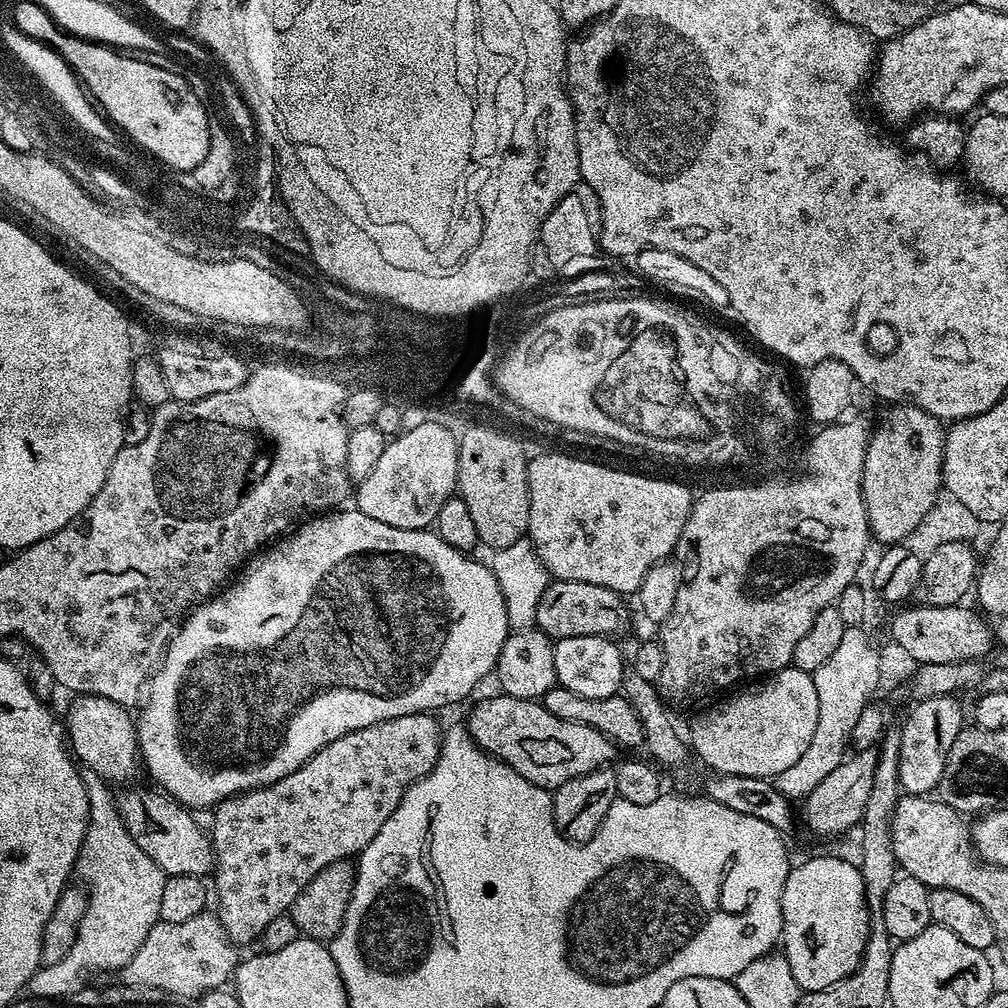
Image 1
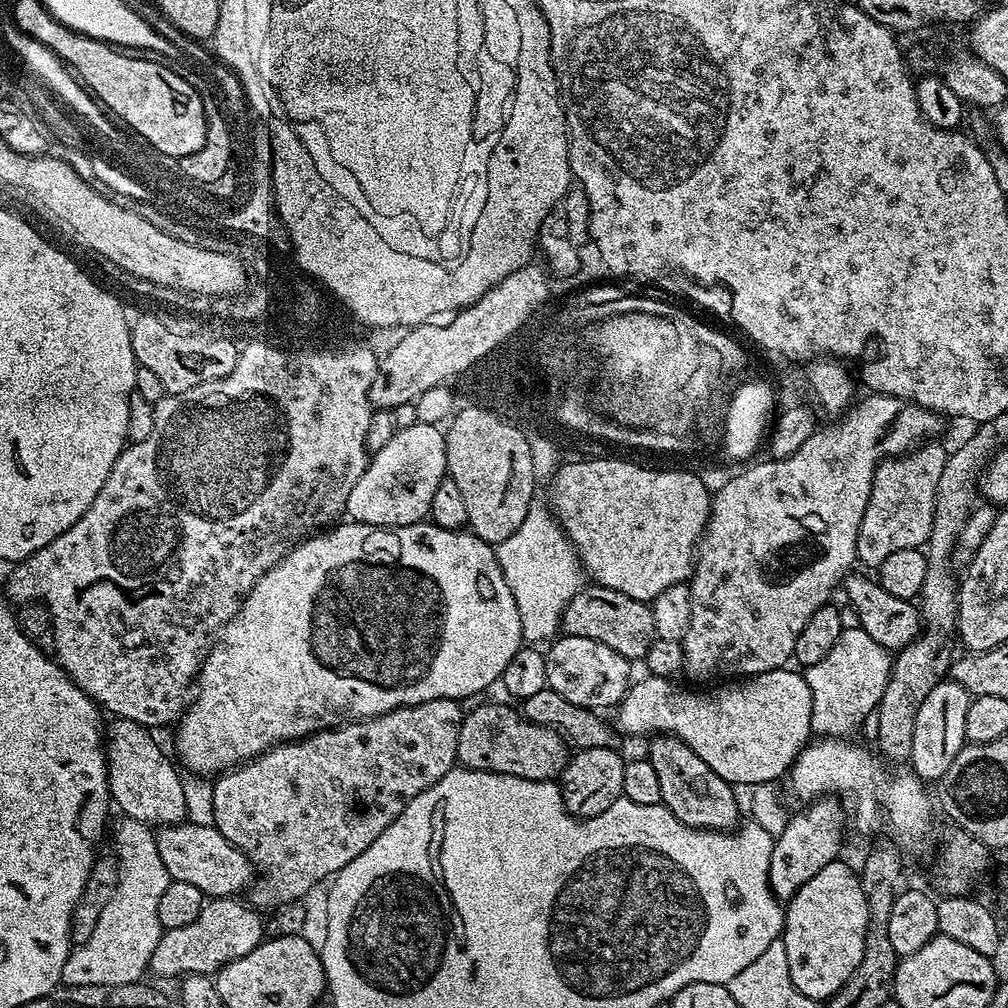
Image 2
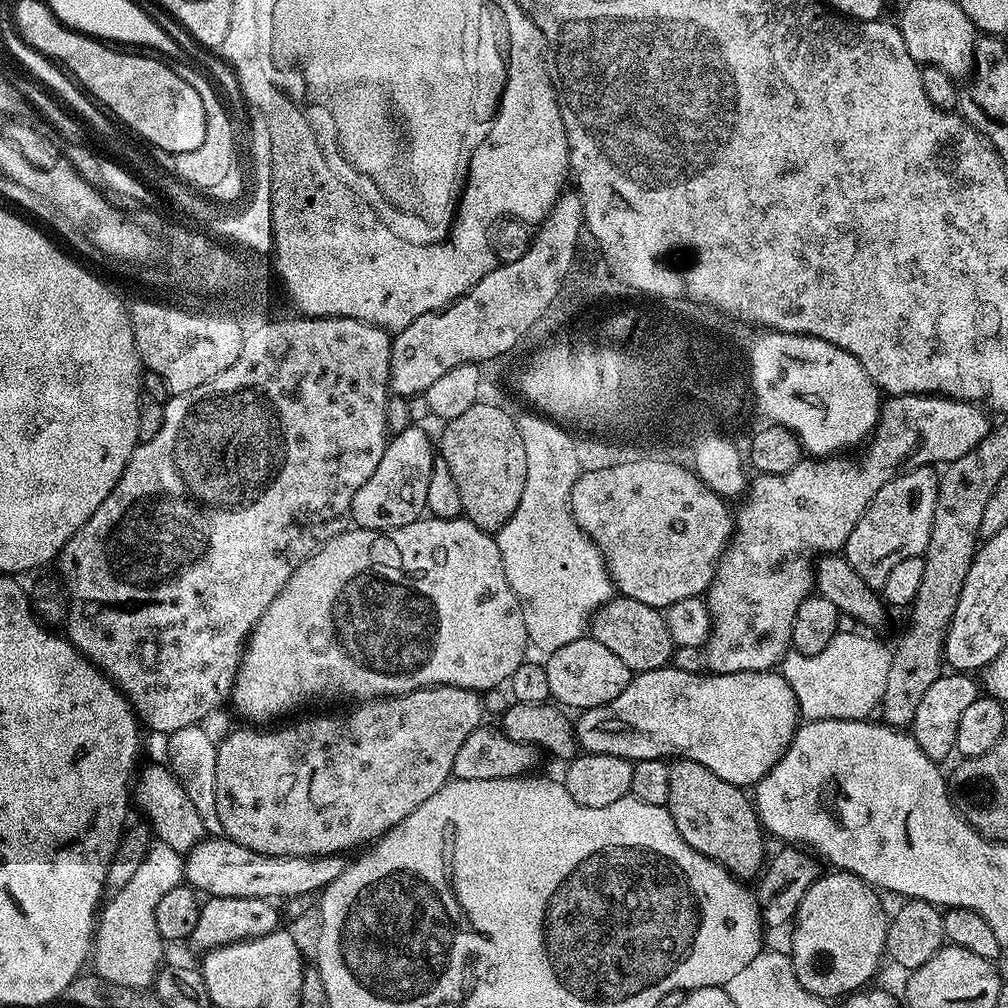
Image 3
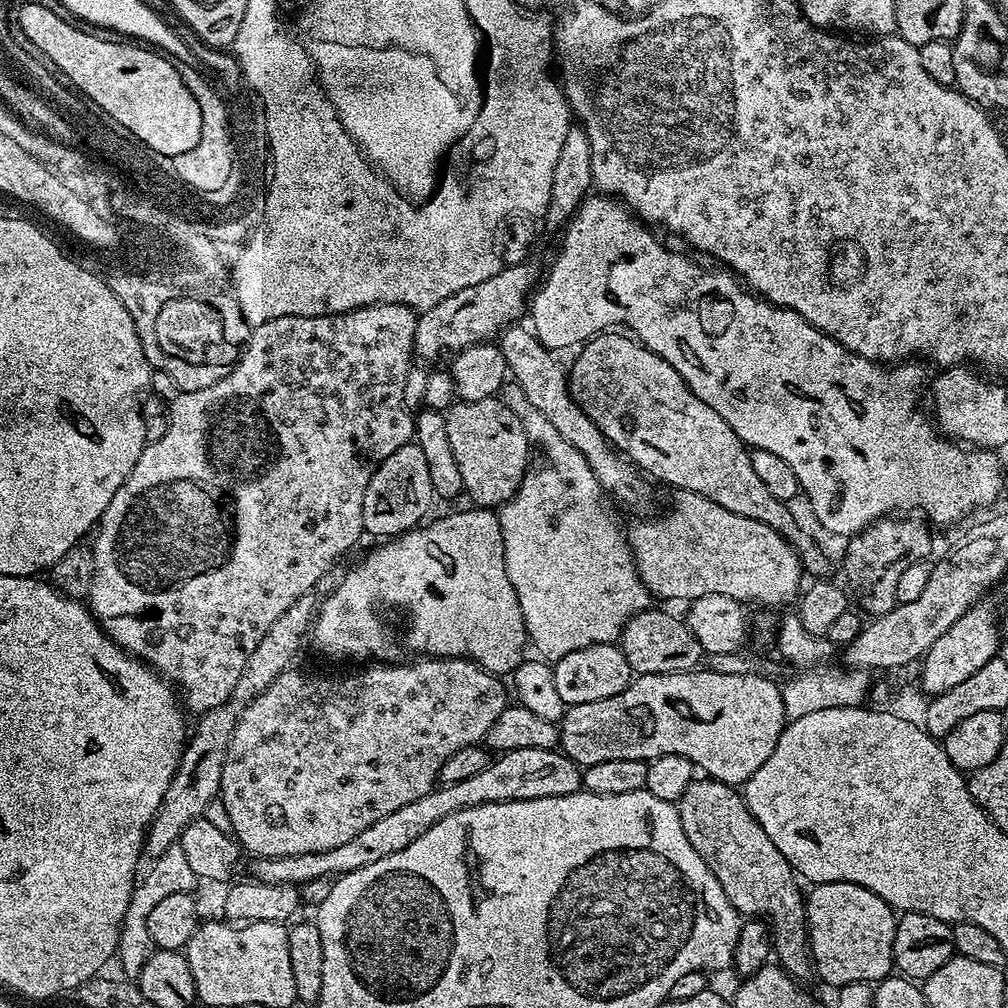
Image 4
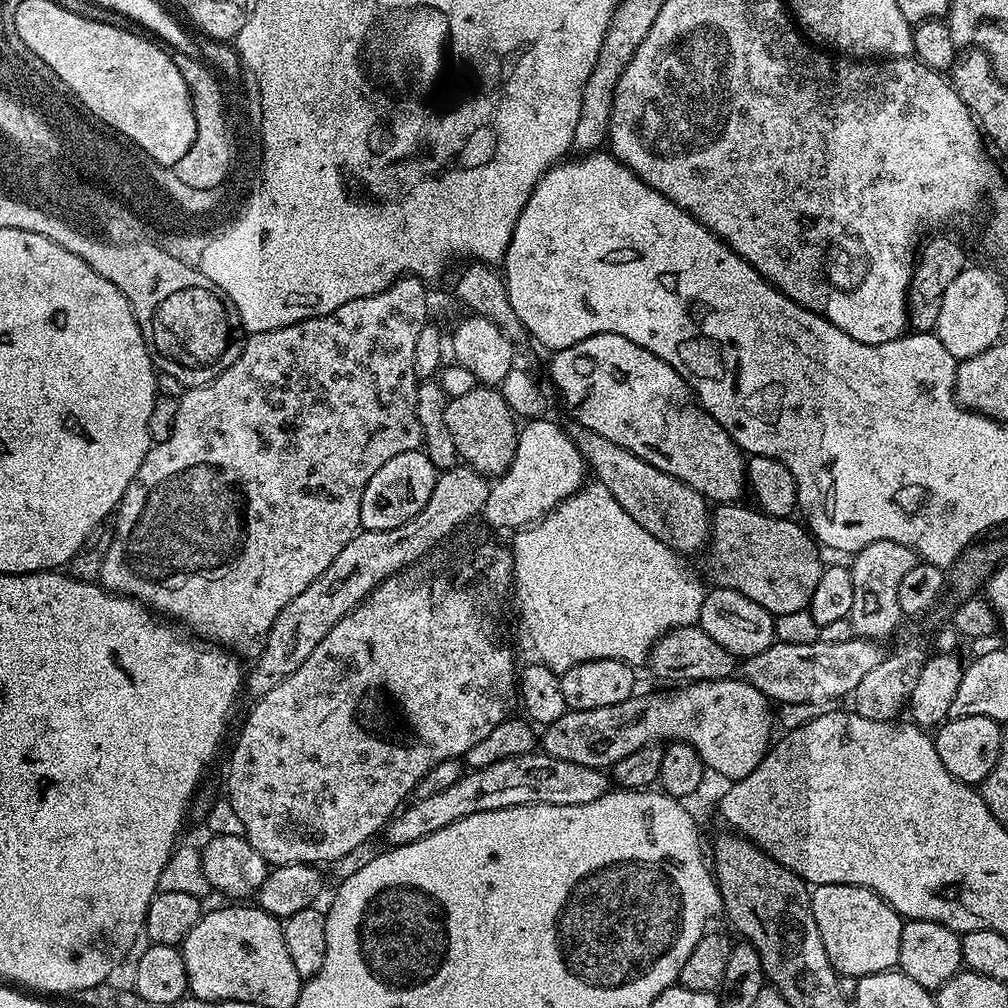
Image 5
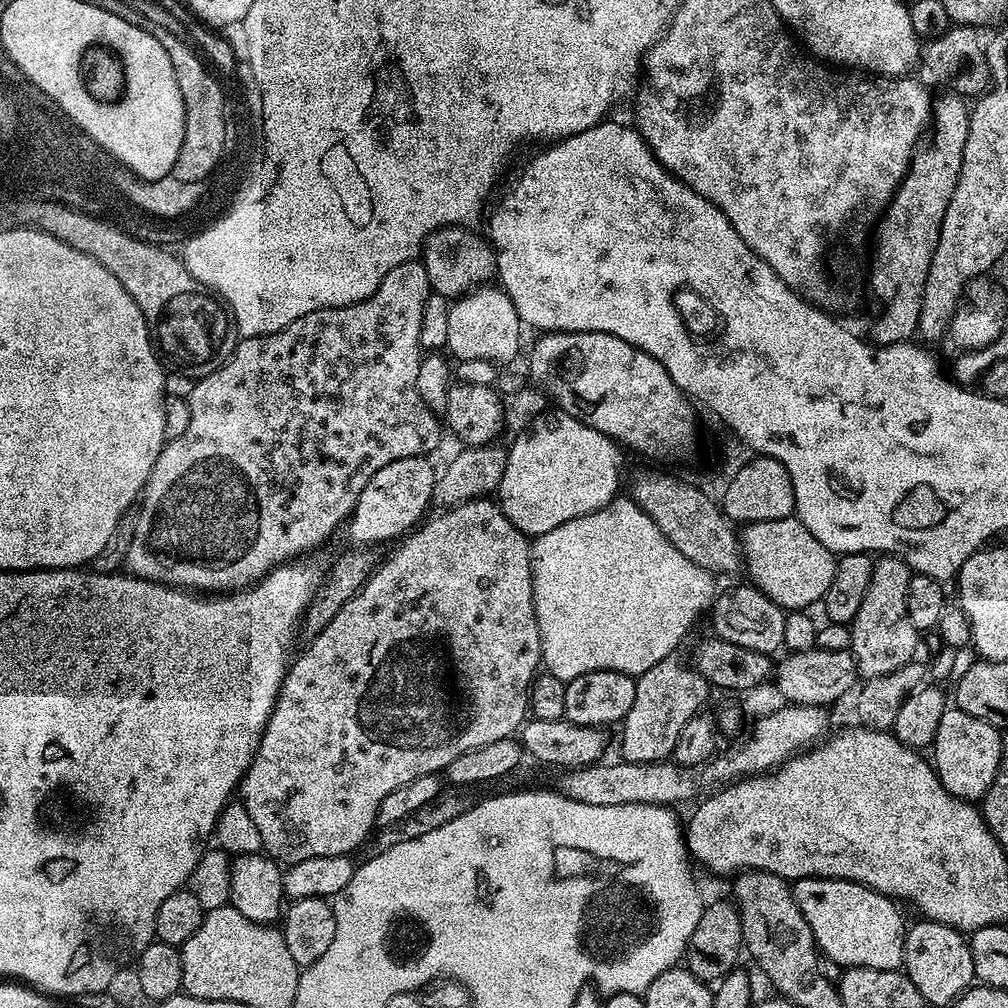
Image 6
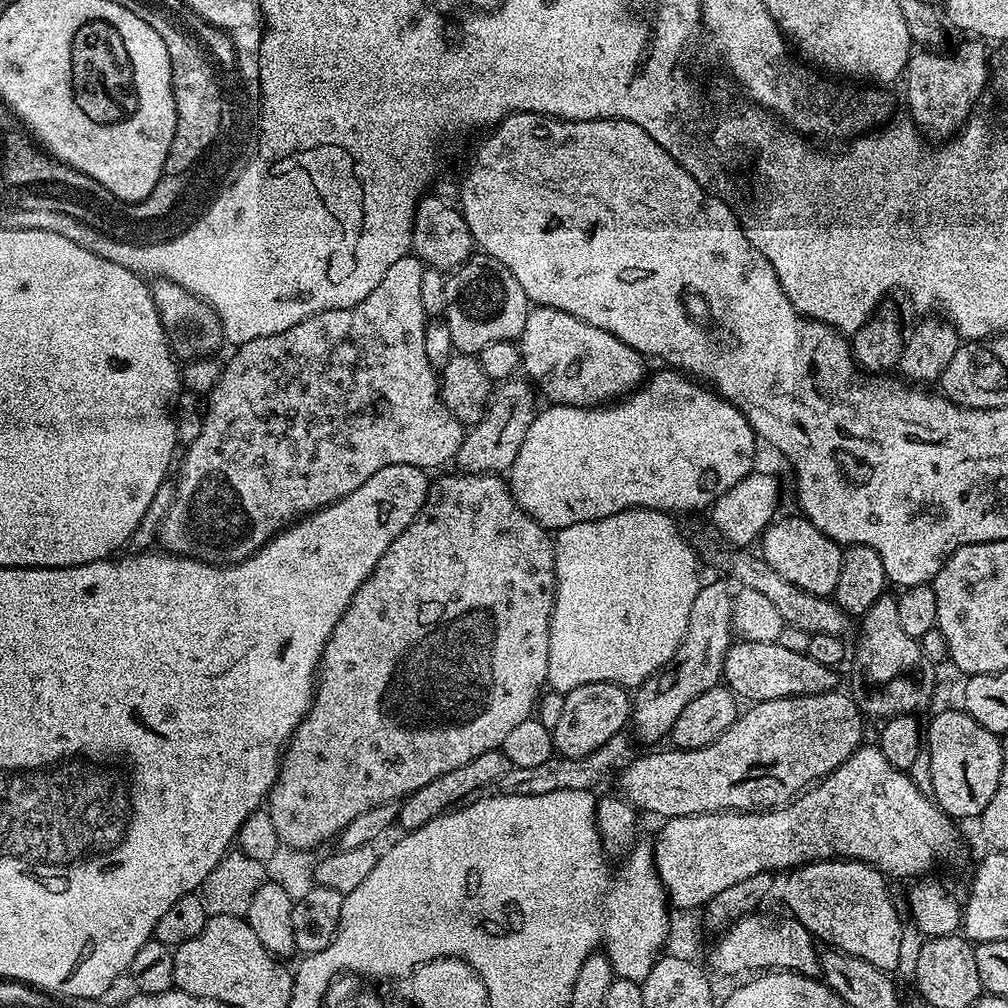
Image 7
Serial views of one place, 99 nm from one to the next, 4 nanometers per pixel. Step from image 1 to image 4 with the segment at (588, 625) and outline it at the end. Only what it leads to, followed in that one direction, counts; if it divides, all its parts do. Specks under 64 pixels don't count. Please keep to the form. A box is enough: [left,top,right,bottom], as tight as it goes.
[618,606,706,676]

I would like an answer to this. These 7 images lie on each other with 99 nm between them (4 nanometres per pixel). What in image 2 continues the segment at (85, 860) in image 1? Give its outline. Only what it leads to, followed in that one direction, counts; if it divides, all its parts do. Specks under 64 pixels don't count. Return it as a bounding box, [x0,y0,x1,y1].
[60,815,170,987]

